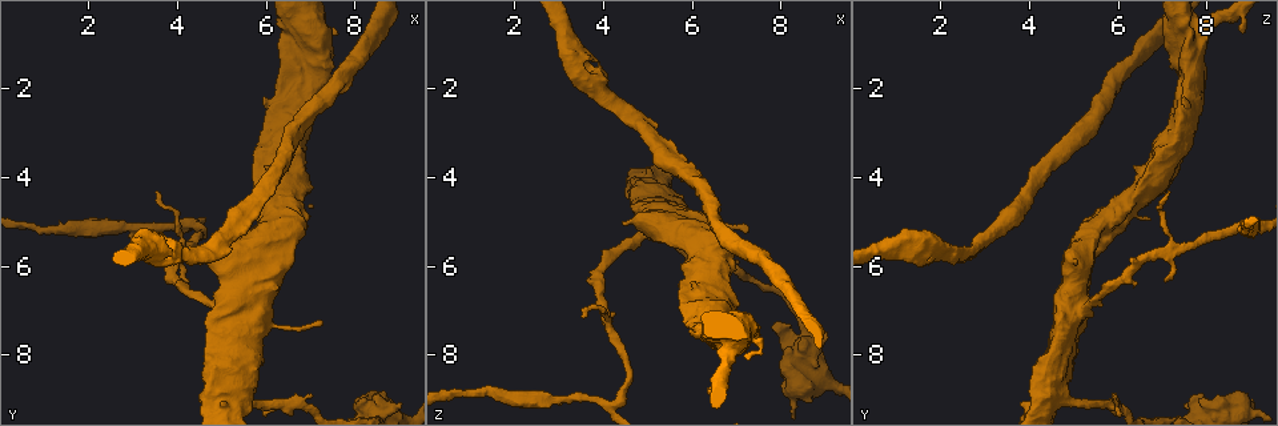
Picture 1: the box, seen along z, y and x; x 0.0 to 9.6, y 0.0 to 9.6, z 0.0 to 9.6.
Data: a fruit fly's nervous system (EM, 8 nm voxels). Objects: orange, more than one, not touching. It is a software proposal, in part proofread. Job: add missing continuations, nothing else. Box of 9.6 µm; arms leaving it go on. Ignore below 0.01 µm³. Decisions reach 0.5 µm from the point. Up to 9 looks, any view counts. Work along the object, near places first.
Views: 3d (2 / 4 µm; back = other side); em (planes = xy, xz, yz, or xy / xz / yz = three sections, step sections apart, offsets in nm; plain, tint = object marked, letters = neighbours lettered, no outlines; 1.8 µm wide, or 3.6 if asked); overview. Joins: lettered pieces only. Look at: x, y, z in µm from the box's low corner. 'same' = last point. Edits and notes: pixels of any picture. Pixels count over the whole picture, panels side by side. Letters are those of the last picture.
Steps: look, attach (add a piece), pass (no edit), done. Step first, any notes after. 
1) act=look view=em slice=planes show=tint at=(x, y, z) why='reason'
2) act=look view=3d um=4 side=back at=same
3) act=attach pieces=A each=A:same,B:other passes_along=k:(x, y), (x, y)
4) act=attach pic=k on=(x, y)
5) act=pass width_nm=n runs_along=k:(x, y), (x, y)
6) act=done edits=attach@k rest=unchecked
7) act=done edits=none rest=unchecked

act=look view=em slice=xy step=8 show=letters at=(7.45, 0.60, 7.95) why='free end'

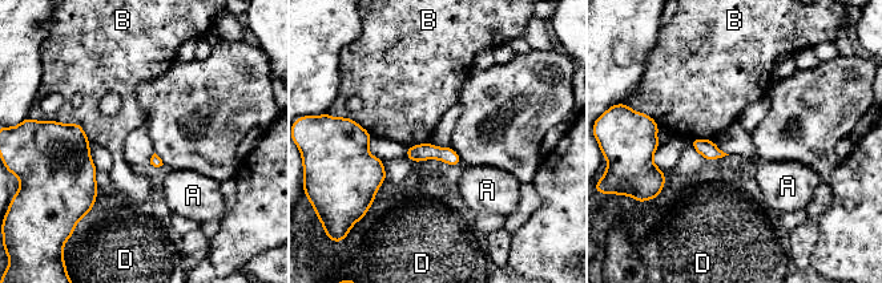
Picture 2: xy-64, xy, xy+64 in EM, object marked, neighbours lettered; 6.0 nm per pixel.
act=pass each=A:other,B:other,D:other runs_along=2:(409, 152), (435, 152), (456, 161) found='no lettered piece goes on from it'

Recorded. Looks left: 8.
act=look view=em slice=planes show=letters at=(5.95, 2.20, 7.40) why='free end'

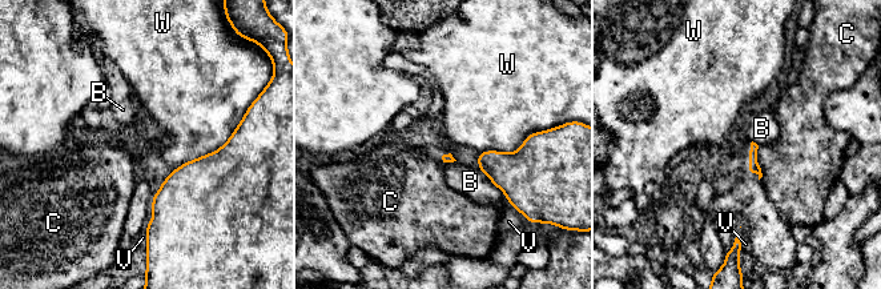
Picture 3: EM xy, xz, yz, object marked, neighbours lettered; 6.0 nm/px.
act=pass longest_contact=W:460nm each=B:other,C:other,V:other,W:other found='no lettered piece goes on from it'

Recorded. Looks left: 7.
act=look view=em slice=planes show=letters at=(4.15, 5.10, 9.15) why='abrupt turn'

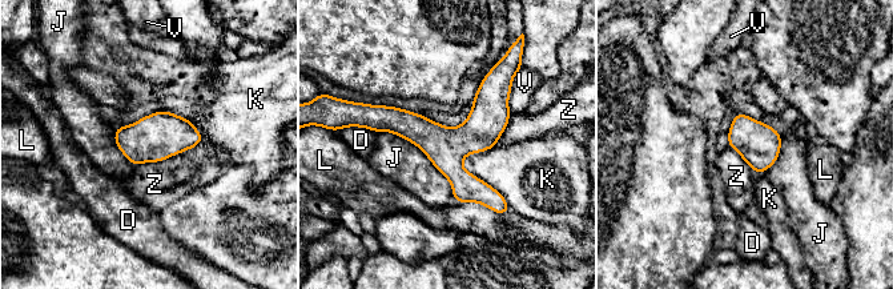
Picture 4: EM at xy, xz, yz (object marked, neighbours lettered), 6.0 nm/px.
act=pass each=D:other,J:other,K:other,L:other,V:other,Z:other runs_along=4:(370, 124), (413, 127), (502, 201) found='none of them fits'

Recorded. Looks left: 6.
act=look view=3d um=2 at=(1.30, 5.20, 8.85) why='sudden change in width'

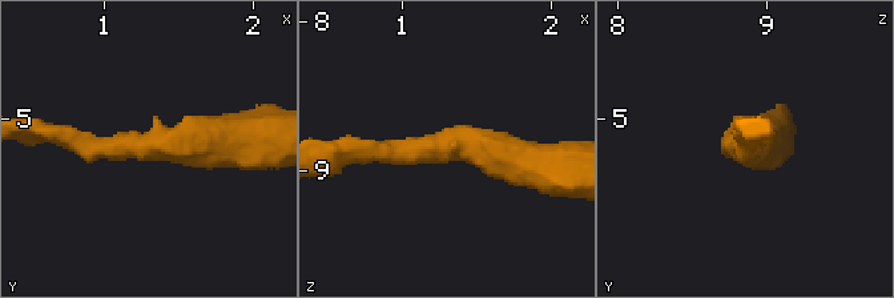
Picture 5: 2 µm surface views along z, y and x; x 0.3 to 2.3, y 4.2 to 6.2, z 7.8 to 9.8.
act=look view=em slice=planes show=letters at=(1.38, 5.14, 8.80)

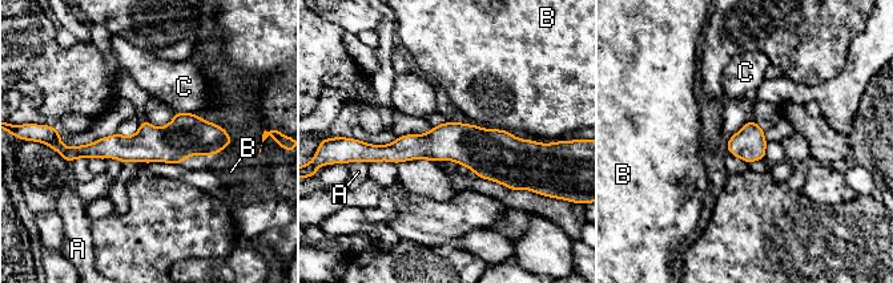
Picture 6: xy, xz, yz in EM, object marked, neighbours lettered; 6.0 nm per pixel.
act=pass each=A:other,B:other,C:other border=6:(497, 128), (509, 132) found='none of them fits'

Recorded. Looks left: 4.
act=done edits=none rest=unchecked

